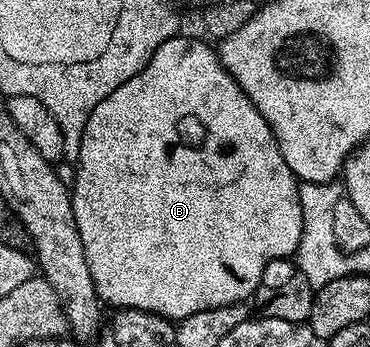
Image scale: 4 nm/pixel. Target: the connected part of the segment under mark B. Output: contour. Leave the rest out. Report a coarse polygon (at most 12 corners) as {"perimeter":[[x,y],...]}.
{"perimeter":[[184,33],[90,113],[109,308],[179,321],[295,256],[300,183]]}

